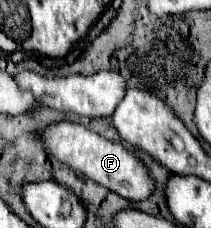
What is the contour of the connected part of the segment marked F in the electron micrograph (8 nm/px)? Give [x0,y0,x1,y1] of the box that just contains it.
[37,121,155,203]

